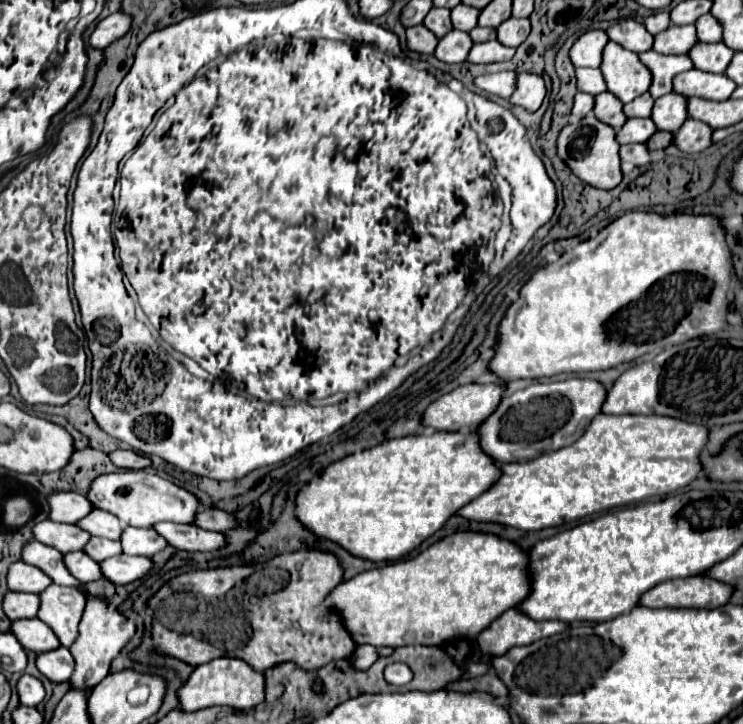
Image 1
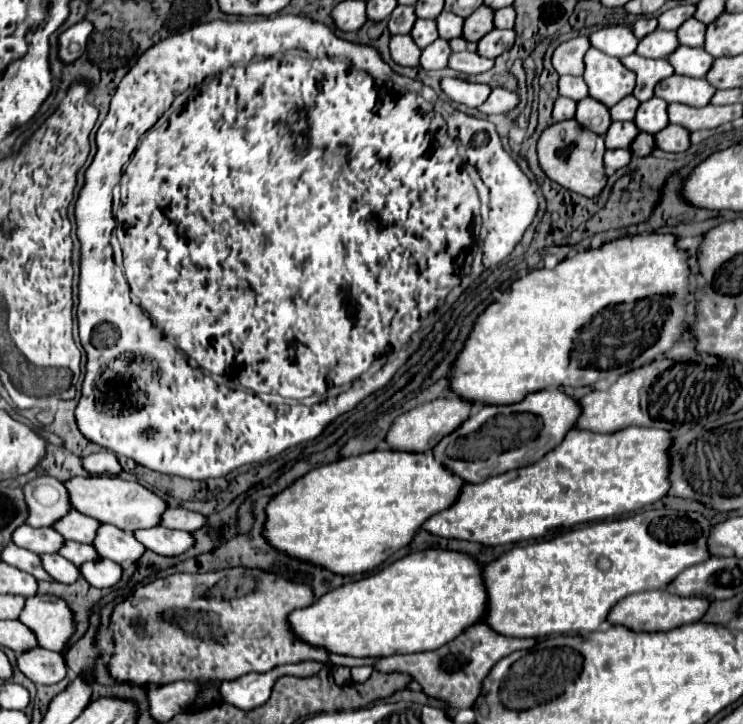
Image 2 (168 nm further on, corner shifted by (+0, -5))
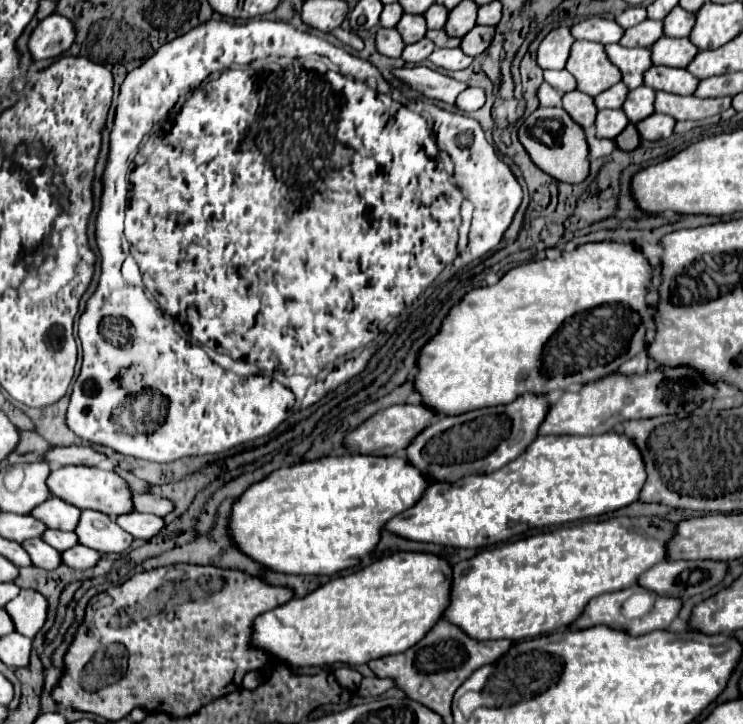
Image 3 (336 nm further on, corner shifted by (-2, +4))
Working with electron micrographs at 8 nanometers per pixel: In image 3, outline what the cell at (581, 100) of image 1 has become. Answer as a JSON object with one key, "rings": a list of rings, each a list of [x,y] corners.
{"rings":[[[542,82],[538,92],[536,92],[538,100],[540,100],[540,106],[560,106],[560,100],[562,100],[562,94],[558,90],[554,90],[550,84]]]}

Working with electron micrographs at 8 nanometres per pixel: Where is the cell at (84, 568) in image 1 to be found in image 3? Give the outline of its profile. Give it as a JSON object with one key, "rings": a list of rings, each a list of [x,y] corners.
{"rings":[[[30,538],[22,542],[22,548],[30,554],[30,560],[34,566],[44,568],[44,570],[54,570],[54,566],[58,566],[60,560],[60,552],[54,550],[52,546],[48,546],[46,542],[42,542],[40,538]]]}

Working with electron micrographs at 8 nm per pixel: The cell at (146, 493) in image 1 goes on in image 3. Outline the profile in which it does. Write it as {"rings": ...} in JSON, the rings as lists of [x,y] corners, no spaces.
{"rings":[[[62,466],[50,472],[50,476],[46,478],[46,484],[54,496],[62,498],[64,502],[80,510],[98,510],[112,518],[134,510],[130,506],[130,488],[114,470],[102,470],[96,466]]]}

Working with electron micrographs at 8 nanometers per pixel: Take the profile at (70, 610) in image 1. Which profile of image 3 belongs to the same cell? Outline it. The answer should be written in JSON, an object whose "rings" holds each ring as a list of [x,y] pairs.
{"rings":[[[20,590],[20,594],[10,600],[4,610],[12,618],[16,632],[34,638],[34,634],[42,628],[46,620],[48,602],[36,590]]]}

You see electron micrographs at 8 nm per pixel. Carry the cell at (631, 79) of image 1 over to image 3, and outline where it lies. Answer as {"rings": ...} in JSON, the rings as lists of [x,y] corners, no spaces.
{"rings":[[[574,42],[566,70],[576,78],[576,90],[596,96],[620,82],[620,70],[606,58],[604,46],[596,42]]]}

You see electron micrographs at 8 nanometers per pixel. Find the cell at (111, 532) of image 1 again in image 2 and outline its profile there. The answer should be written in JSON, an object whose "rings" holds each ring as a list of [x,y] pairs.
{"rings":[[[72,509],[72,515],[66,515],[66,519],[60,519],[60,523],[56,523],[54,529],[60,531],[64,539],[78,541],[78,543],[94,543],[98,527],[100,527],[100,521]]]}

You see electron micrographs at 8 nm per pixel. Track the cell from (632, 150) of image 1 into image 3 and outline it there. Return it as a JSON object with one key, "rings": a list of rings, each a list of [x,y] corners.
{"rings":[[[586,132],[586,142],[588,142],[588,148],[590,148],[590,158],[608,156],[612,150],[616,150],[614,140],[602,140],[602,138],[596,138],[594,132]]]}

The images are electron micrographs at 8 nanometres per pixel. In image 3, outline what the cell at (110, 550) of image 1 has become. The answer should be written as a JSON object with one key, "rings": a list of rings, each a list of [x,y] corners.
{"rings":[[[44,530],[42,532],[42,540],[46,544],[50,544],[52,548],[56,548],[58,552],[68,550],[70,546],[78,544],[78,540],[74,538],[74,532],[62,532],[62,530]]]}

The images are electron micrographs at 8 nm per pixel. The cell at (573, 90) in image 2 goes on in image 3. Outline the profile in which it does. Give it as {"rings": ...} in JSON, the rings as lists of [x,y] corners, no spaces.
{"rings":[[[548,70],[544,72],[544,80],[554,86],[558,92],[570,92],[570,90],[576,90],[576,84],[574,84],[574,76],[570,76],[566,70]]]}

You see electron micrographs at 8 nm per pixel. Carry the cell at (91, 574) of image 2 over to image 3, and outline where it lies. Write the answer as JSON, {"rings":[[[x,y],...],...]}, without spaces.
{"rings":[[[82,544],[64,550],[60,556],[62,556],[62,562],[64,562],[66,566],[70,566],[70,568],[92,568],[92,566],[96,566],[98,560],[100,560],[100,554],[98,554],[98,552],[86,548],[86,546],[82,546]]]}

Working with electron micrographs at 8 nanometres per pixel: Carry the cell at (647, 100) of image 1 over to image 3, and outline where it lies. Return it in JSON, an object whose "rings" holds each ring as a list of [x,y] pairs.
{"rings":[[[618,82],[618,84],[610,86],[606,92],[598,94],[594,98],[594,104],[596,104],[598,110],[602,110],[602,108],[622,108],[622,102],[626,100],[626,94],[628,94],[626,86],[622,86],[622,82]]]}

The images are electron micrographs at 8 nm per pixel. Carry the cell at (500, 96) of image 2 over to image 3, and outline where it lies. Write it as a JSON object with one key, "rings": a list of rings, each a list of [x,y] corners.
{"rings":[[[466,88],[464,92],[458,94],[454,104],[456,104],[456,108],[460,108],[464,112],[474,112],[484,106],[484,100],[486,100],[486,96],[484,96],[482,88]]]}

